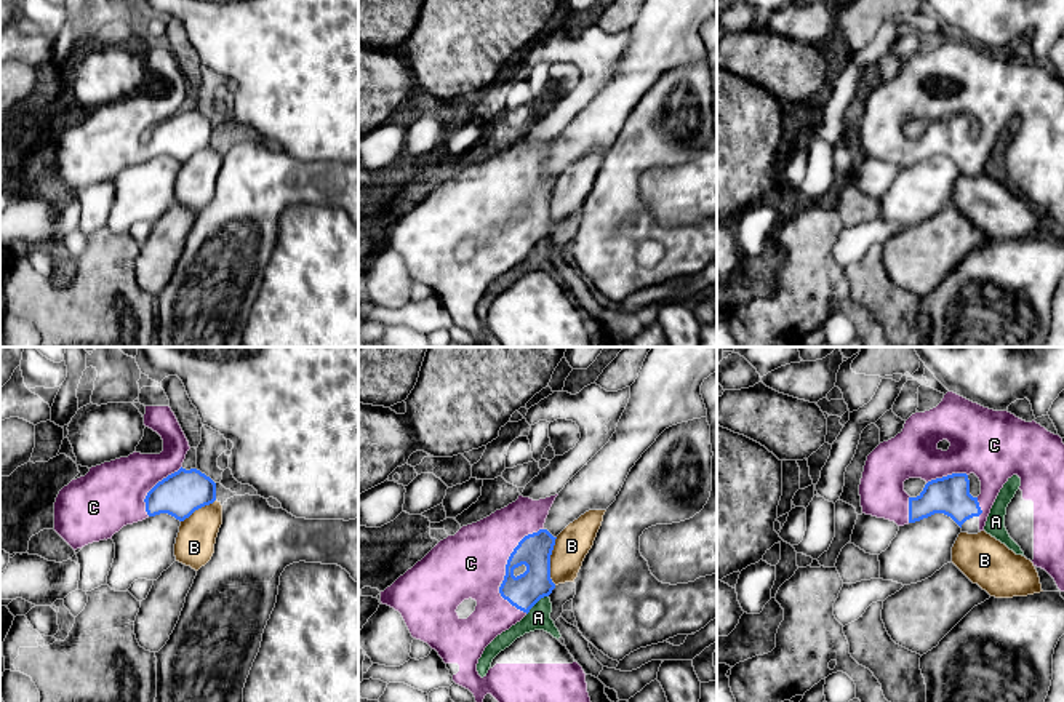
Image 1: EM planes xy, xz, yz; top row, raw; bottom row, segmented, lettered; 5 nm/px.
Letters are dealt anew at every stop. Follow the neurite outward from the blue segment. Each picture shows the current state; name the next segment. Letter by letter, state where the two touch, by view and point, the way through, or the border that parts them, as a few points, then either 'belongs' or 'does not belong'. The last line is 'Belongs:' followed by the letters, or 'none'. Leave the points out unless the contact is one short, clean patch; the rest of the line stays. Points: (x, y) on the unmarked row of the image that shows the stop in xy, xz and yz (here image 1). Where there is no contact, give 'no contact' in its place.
A: xz (536, 243) | along xz (548, 237), (527, 256) | does not belong
B: xz (549, 203) | along xz (557, 179), (551, 197), (551, 223), (554, 226) | does not belong
C: xz (514, 192) | belongs
Belongs: C

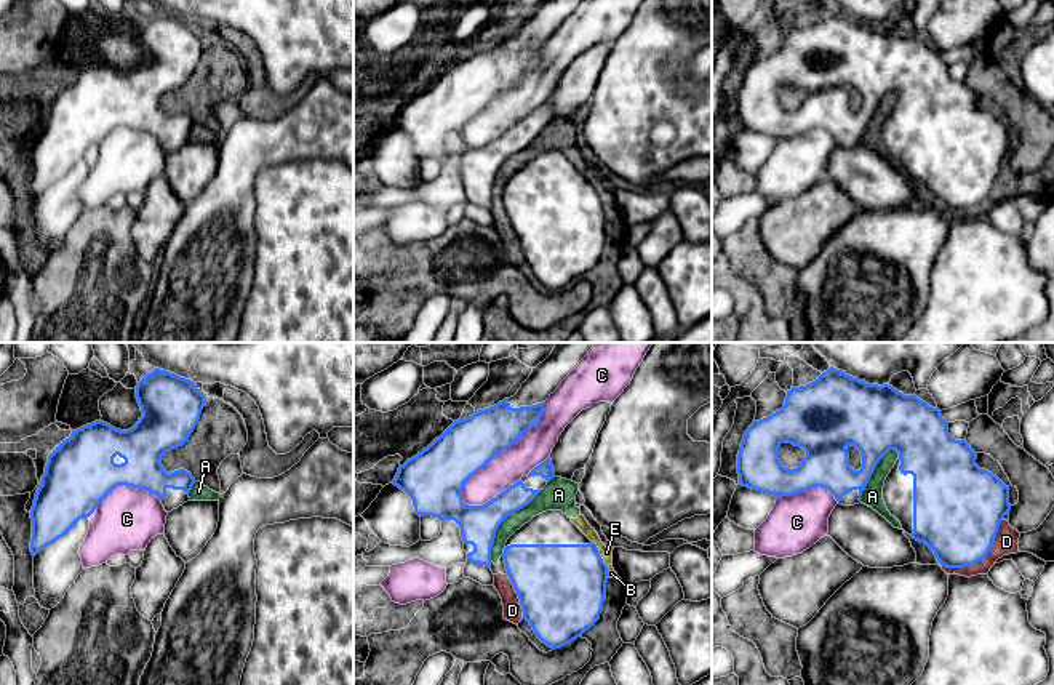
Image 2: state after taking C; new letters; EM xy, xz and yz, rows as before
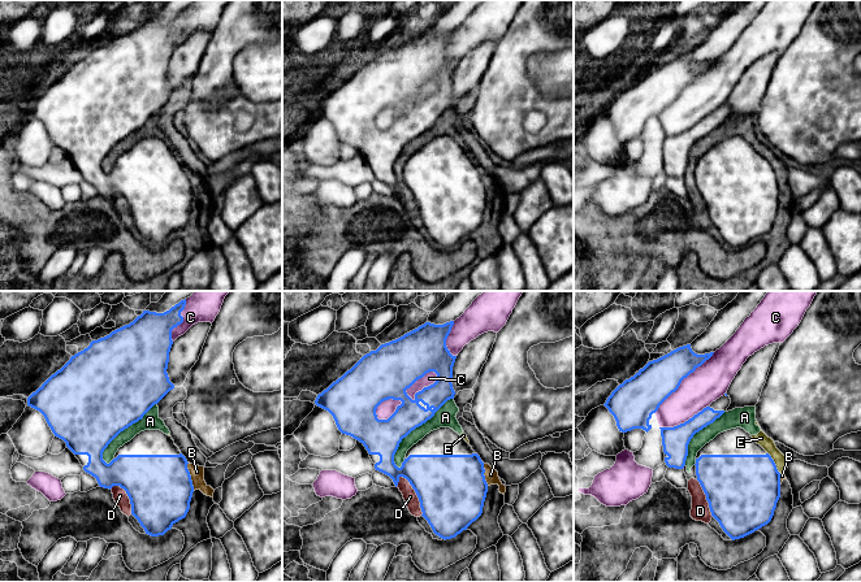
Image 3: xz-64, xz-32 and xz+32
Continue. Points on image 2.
A: xz (501, 164) | does not belong
B: xz (606, 213) | does not belong
C: xz (501, 92) | does not belong
D: yz (982, 200) | does not belong
E: xz (598, 196) | along xz (592, 183), (608, 207) | does not belong
Belongs: none

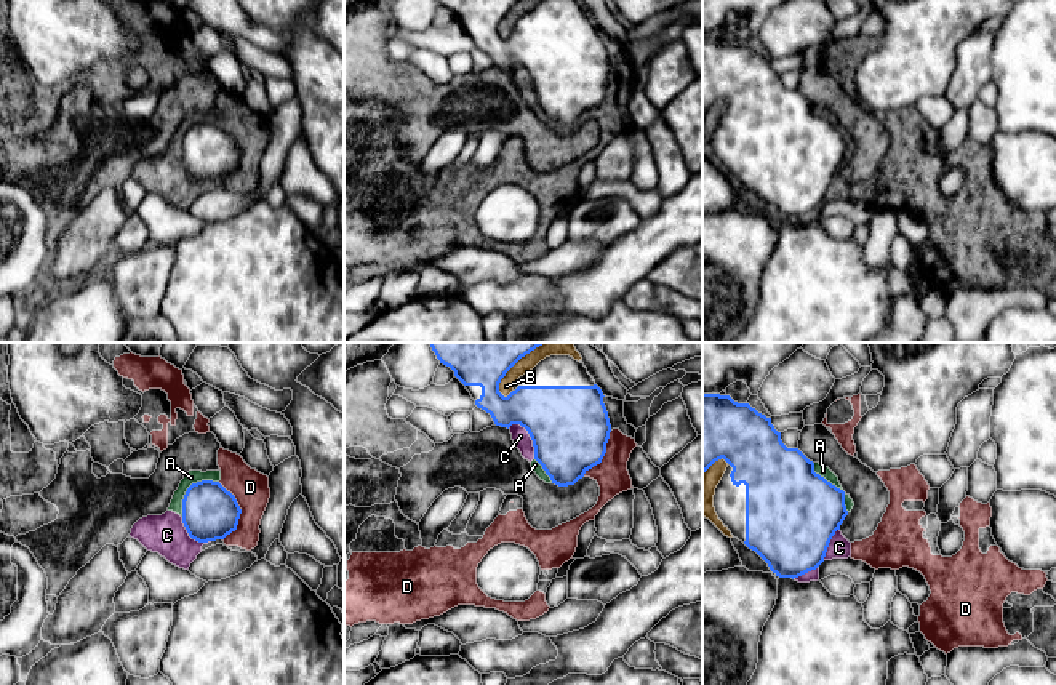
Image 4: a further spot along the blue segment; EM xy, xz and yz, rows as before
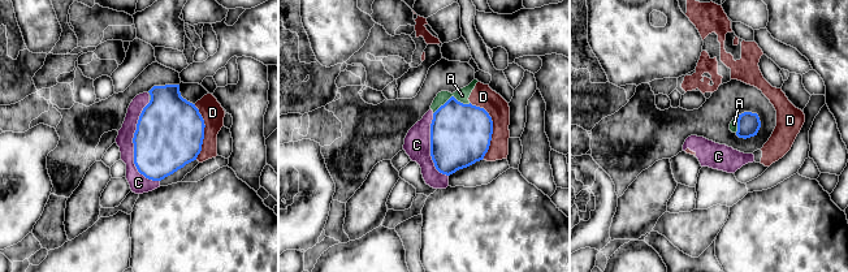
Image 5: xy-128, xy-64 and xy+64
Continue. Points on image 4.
A: xy (189, 128) | along xy (218, 122), (194, 124), (184, 136), (181, 157) | does not belong
B: xz (503, 18) | does not belong
C: xz (530, 77) | does not belong
D: xy (240, 152) | does not belong
Belongs: none

